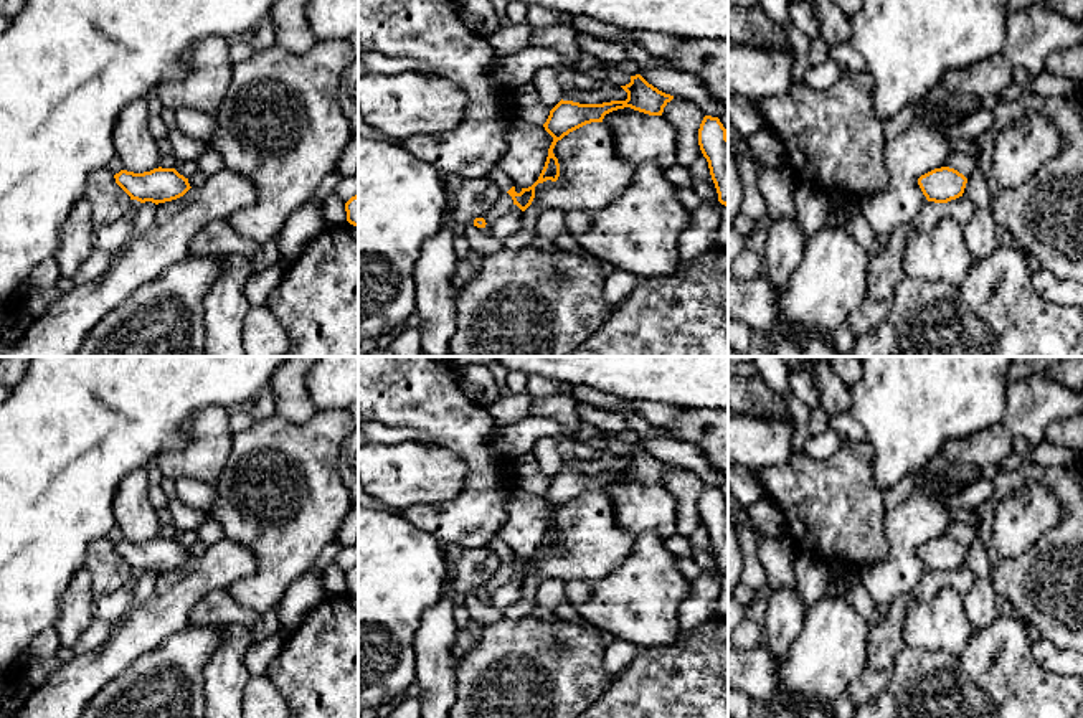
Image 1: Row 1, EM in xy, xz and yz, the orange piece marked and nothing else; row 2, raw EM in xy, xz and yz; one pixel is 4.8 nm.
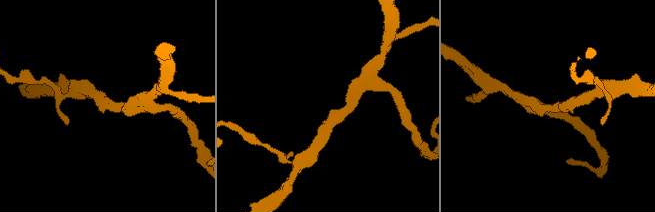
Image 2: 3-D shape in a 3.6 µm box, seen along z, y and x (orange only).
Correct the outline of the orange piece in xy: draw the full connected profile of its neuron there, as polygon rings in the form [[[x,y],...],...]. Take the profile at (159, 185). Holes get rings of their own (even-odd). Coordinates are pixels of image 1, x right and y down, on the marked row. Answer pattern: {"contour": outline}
{"contour": [[[154,168],[144,173],[121,170],[114,175],[116,183],[140,203],[152,201],[155,205],[183,196],[192,187],[188,178],[175,168]]]}

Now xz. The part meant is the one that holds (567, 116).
{"contour": [[[641,74],[631,76],[631,83],[621,86],[627,92],[626,101],[611,101],[603,104],[579,104],[573,101],[560,101],[551,111],[543,124],[545,130],[553,137],[553,142],[548,149],[548,157],[545,167],[538,177],[538,180],[528,187],[522,188],[520,193],[515,191],[512,187],[507,193],[512,196],[513,205],[517,205],[522,211],[525,211],[533,198],[535,198],[535,187],[546,180],[556,182],[560,177],[560,163],[553,154],[553,149],[558,140],[561,140],[570,132],[591,124],[591,122],[603,122],[604,116],[631,107],[634,111],[649,114],[649,116],[662,116],[664,107],[674,99],[674,96],[665,94],[649,84]]]}

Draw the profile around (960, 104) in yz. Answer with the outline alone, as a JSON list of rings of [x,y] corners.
[[[936,94],[933,102],[944,112],[967,119],[974,112],[981,111],[981,99],[982,97],[971,94]]]

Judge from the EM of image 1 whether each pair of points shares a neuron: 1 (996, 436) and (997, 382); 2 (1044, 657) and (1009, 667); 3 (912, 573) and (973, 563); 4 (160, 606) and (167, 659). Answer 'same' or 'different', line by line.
1: different
2: different
3: different
4: different

